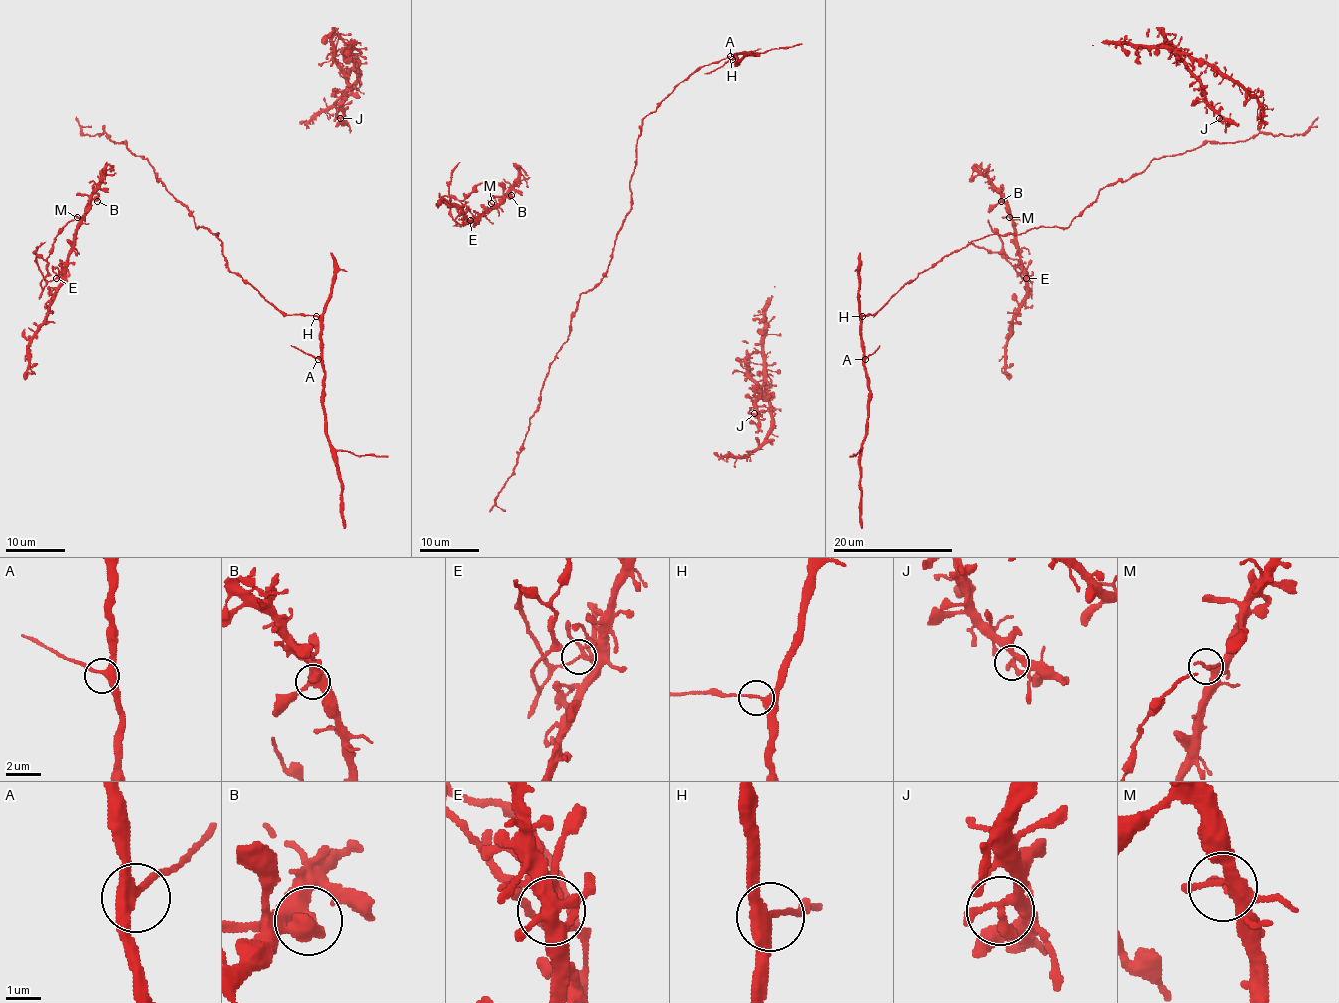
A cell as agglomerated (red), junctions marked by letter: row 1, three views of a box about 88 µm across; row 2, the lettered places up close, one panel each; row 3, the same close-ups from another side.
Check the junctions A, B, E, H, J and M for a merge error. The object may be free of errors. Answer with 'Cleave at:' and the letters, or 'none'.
Cleave at: E

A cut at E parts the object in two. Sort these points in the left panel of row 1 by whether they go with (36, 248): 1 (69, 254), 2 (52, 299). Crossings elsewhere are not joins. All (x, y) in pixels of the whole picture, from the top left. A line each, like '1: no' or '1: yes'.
1: no
2: no

